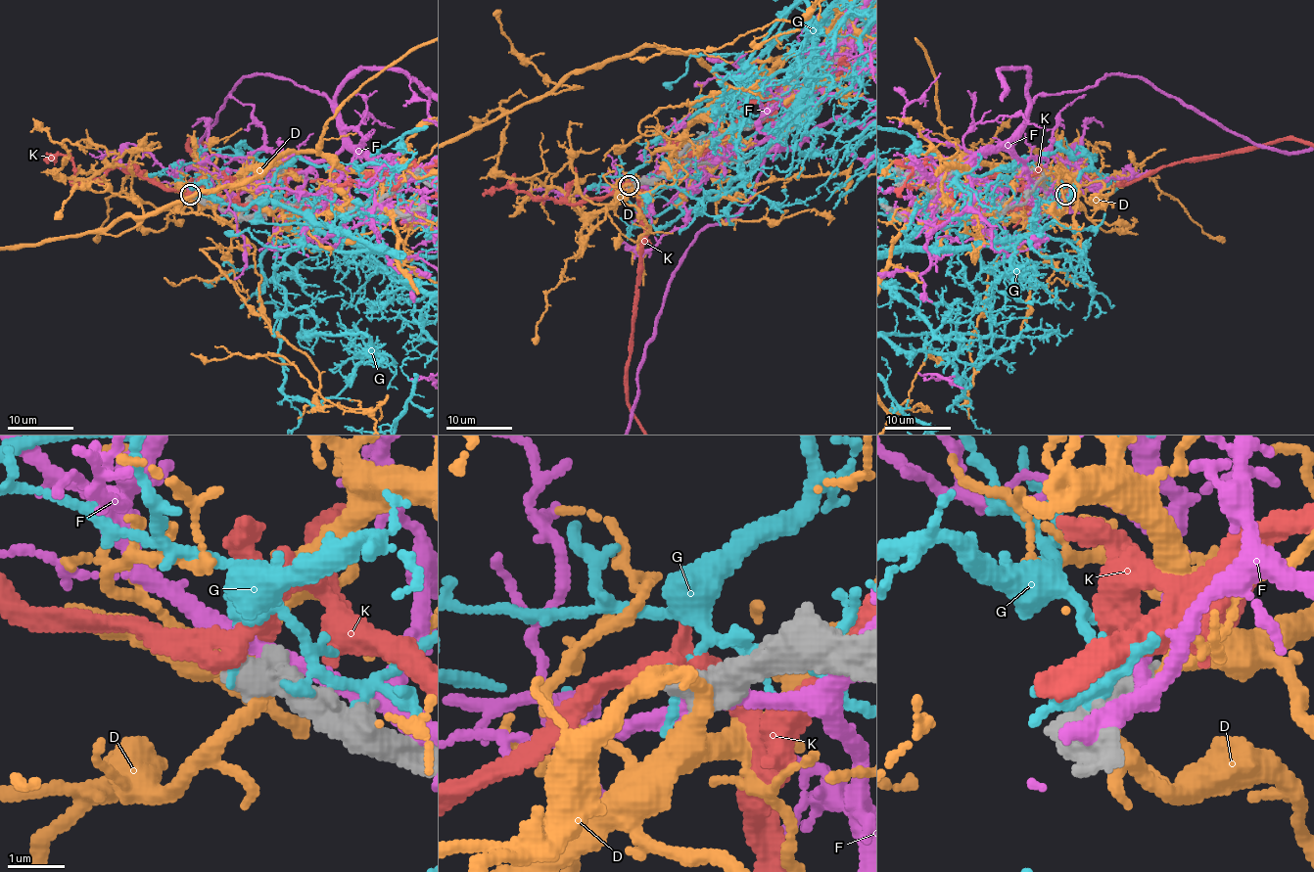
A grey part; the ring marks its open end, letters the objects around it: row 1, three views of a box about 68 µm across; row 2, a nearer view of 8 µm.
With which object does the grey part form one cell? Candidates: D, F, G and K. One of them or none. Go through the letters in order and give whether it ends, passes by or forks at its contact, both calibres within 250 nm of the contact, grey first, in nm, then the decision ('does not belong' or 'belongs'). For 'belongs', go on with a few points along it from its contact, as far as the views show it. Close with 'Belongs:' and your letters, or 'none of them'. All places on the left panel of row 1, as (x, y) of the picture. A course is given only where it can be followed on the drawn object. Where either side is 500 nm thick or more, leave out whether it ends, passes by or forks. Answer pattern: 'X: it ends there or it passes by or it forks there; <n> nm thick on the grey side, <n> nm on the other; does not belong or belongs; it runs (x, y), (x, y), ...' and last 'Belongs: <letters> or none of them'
D: 700 nm thick on the grey side, 240 nm on the other; does not belong
F: 650 nm thick on the grey side, 280 nm on the other; does not belong
G: 550 nm thick on the grey side, 130 nm on the other; does not belong
K: 550 nm thick on the grey side, 360 nm on the other; does not belong
Belongs: none of them

